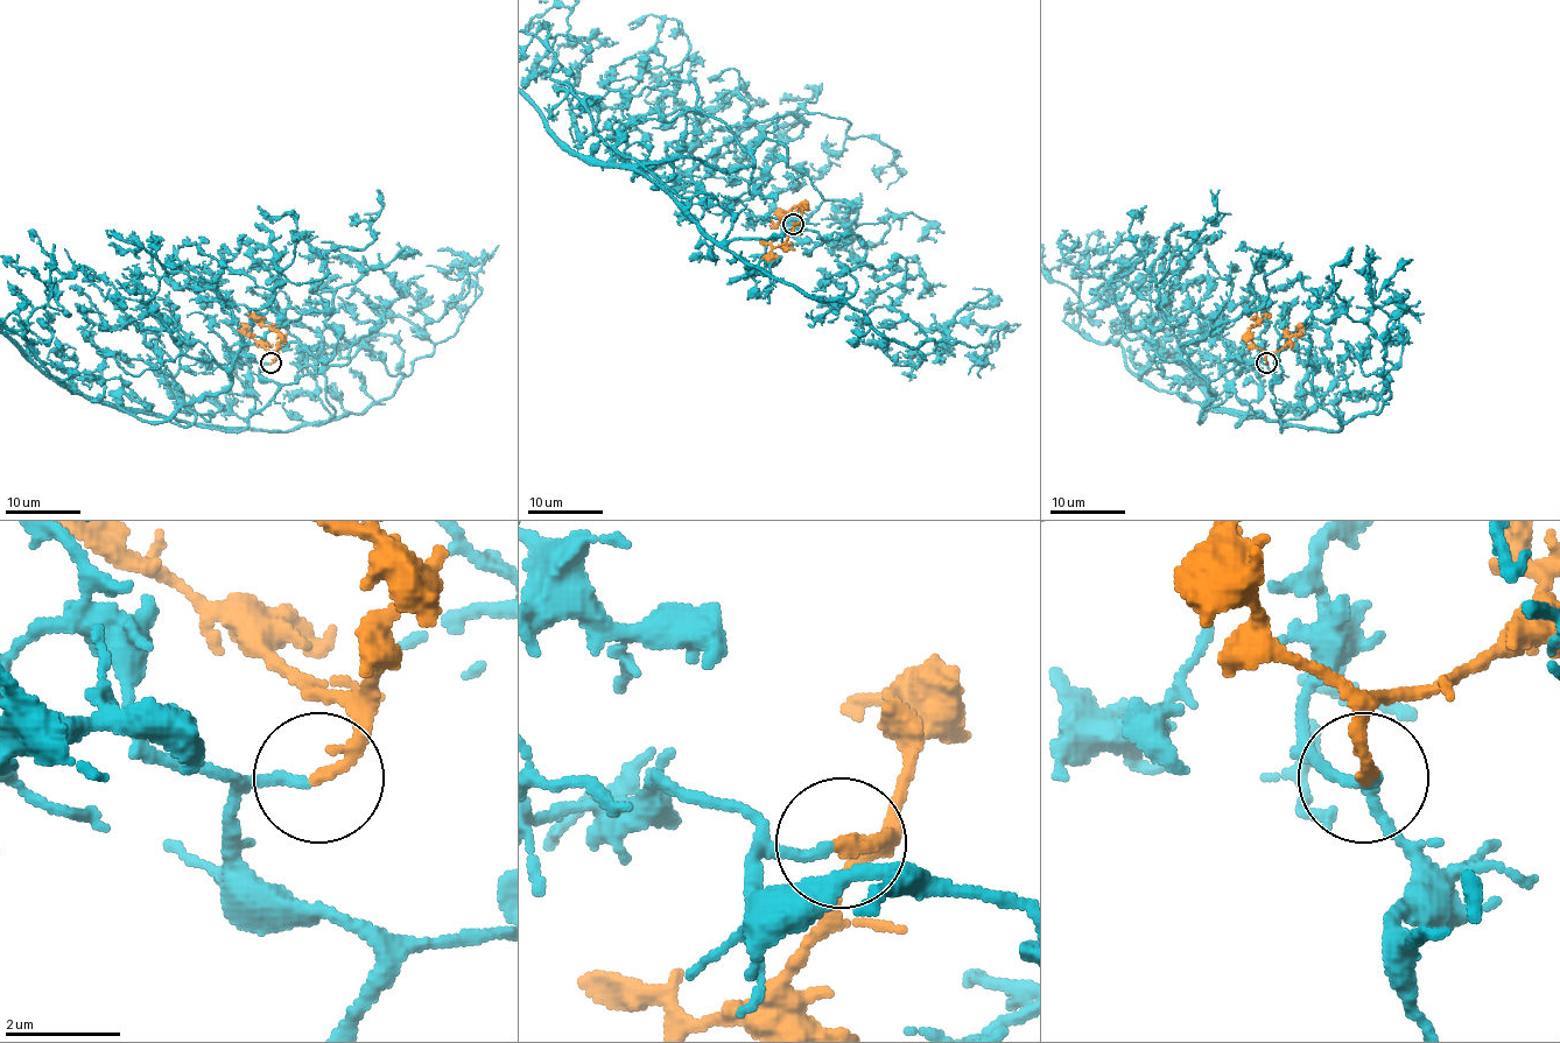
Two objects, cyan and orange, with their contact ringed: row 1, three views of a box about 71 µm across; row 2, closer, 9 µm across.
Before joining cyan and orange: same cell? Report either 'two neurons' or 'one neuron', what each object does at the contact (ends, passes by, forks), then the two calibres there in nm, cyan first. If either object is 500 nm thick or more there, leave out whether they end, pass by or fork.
one neuron; cyan ends there; orange ends there; 170 nm thick on the cyan side, 240 nm on the other

